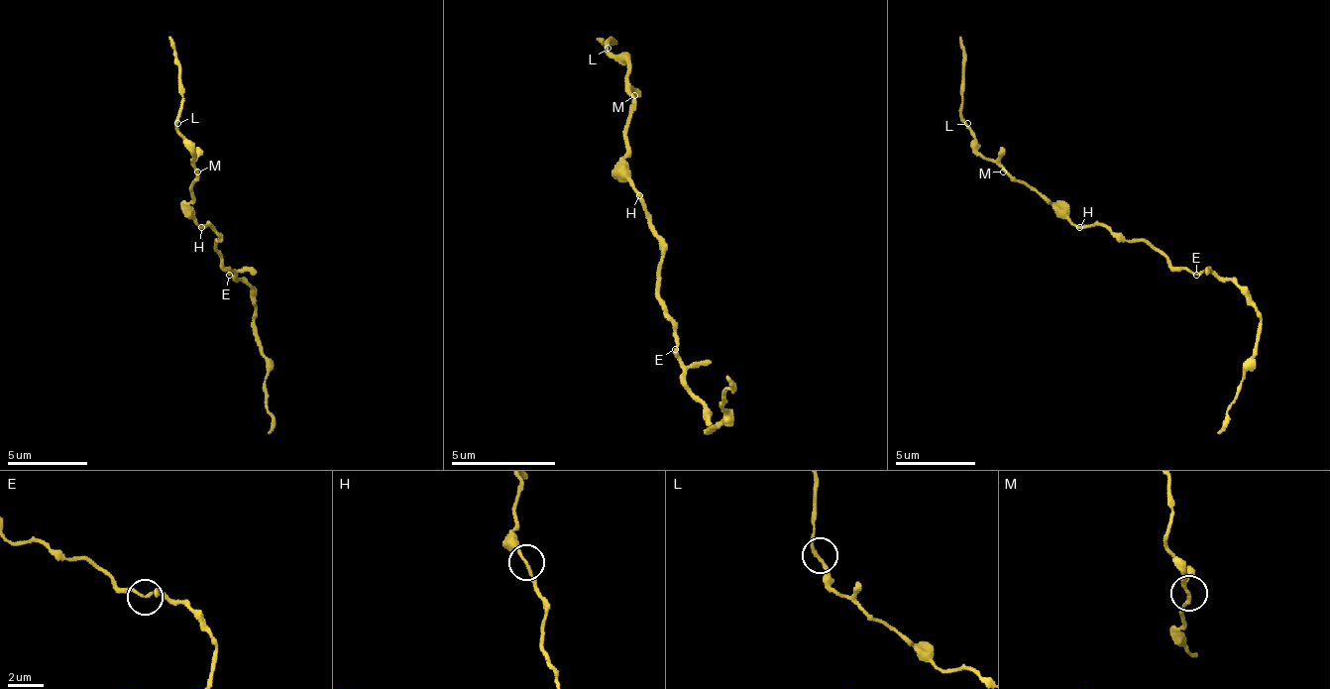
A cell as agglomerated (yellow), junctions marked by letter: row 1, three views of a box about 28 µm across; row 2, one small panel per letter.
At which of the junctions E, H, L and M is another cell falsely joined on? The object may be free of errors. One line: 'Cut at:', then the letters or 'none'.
Cut at: none

